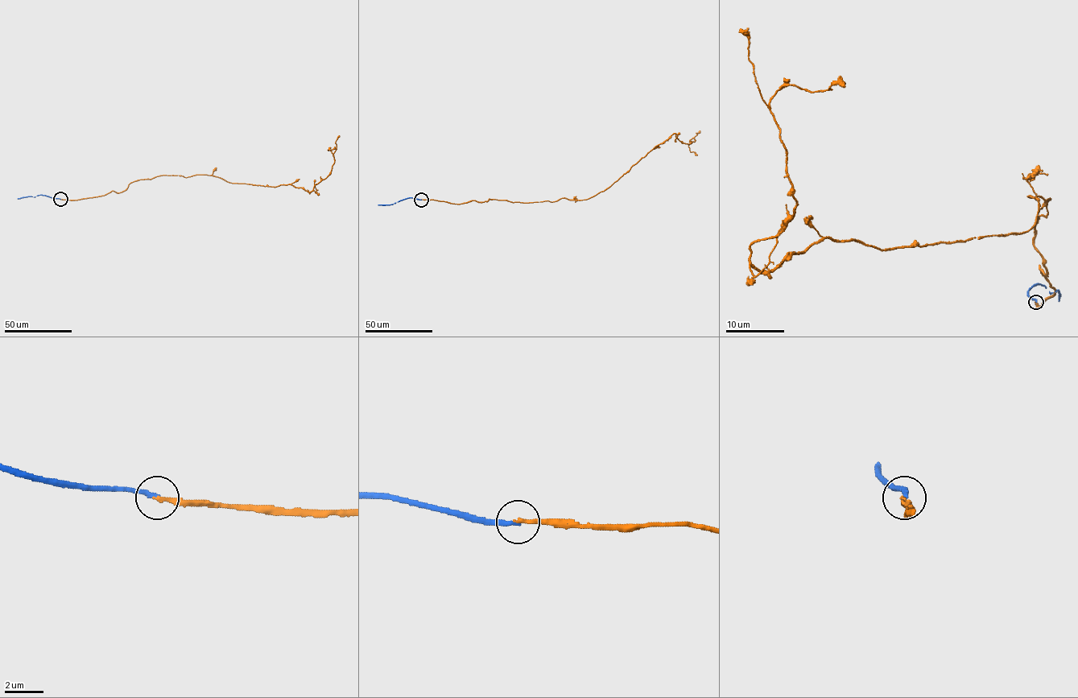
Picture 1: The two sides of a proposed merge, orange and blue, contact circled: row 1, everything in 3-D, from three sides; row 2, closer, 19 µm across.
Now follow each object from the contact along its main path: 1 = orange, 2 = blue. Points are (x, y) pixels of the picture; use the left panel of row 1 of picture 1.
1: (60, 199), (121, 192), (163, 175), (311, 192), (331, 171), (328, 150), (336, 149)
2: (60, 199), (42, 195), (18, 199)

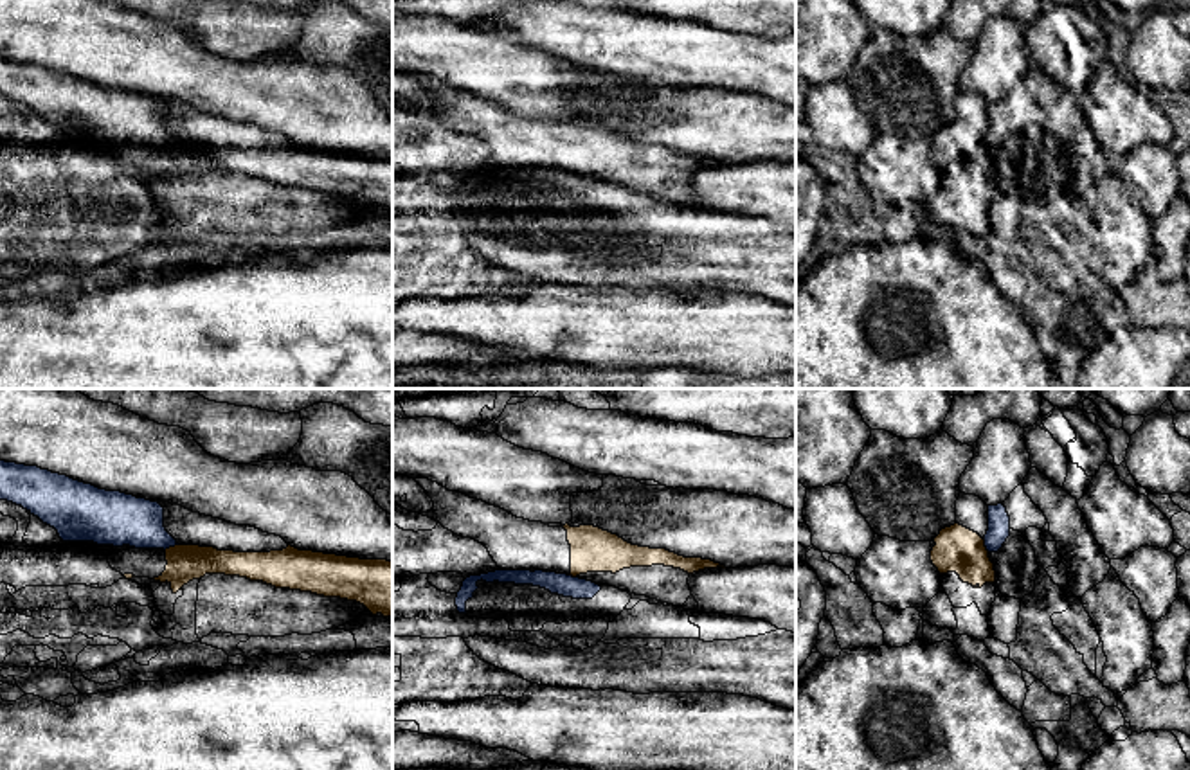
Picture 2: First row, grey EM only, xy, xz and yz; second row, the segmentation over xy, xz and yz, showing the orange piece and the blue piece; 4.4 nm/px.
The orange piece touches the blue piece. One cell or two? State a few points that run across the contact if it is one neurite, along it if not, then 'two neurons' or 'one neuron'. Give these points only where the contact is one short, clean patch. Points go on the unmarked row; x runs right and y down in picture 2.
line yz (982, 135), (989, 148); two neurons

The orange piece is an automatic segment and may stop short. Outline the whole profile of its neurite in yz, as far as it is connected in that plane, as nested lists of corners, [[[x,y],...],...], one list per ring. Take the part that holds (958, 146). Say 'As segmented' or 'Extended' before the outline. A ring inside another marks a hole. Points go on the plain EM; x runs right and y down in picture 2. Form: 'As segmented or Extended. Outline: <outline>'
Extended. Outline: [[[960,90],[956,121],[934,135],[931,158],[940,171],[956,169],[963,180],[981,185],[996,178],[994,160],[985,144],[988,103],[976,92]]]

